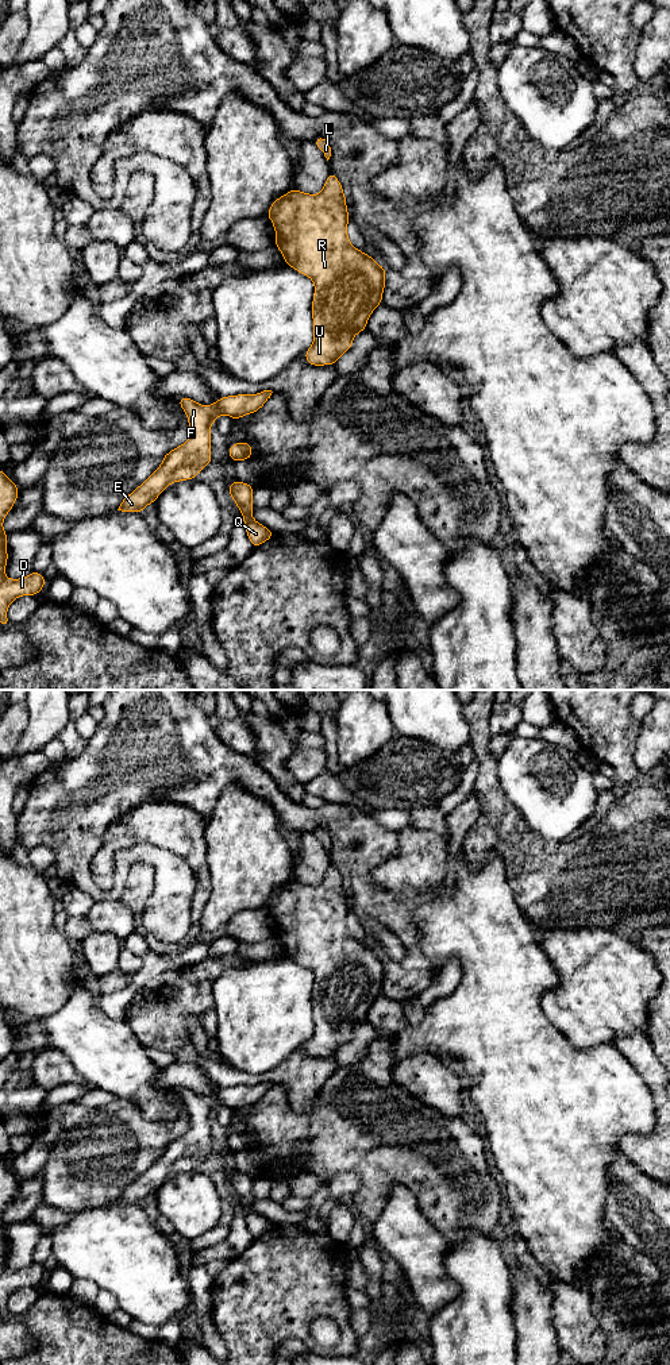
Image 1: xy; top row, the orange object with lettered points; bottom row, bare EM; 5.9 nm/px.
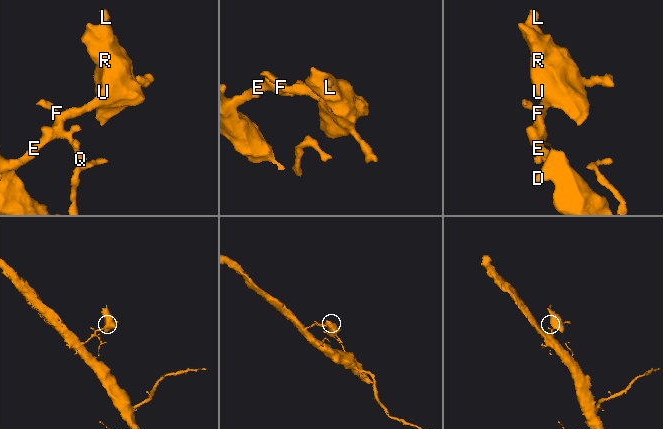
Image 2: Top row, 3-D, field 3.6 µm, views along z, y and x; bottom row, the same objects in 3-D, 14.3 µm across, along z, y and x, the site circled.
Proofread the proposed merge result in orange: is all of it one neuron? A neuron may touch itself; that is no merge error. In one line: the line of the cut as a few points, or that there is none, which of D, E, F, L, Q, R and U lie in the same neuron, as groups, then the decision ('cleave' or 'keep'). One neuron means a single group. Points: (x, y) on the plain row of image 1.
no cut; D E F L Q R U; keep

